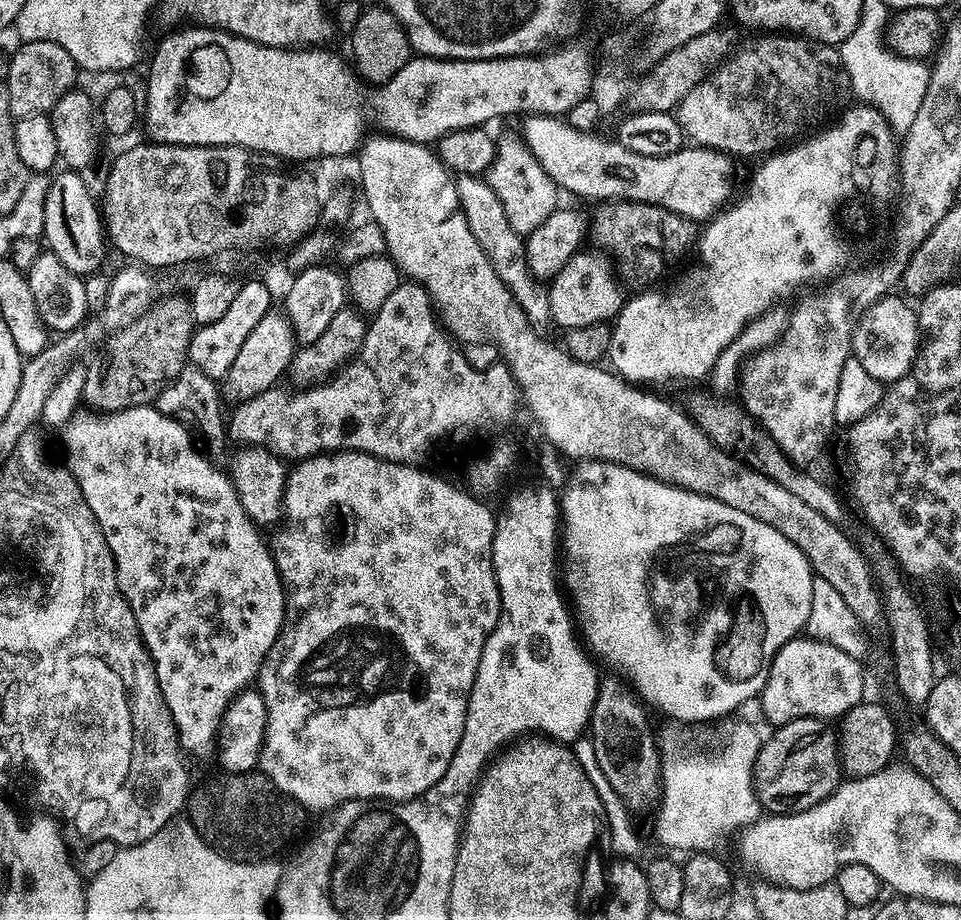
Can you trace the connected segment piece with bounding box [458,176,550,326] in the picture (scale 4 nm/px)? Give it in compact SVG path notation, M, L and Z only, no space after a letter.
M462 176L459 177L458 187L460 208L466 214L466 222L470 222L470 234L478 238L478 246L482 246L486 258L490 258L490 266L494 266L494 274L502 278L502 282L510 290L518 306L522 306L522 310L533 325L540 326L543 320L547 321L550 317L548 290L532 277L530 268L526 266L525 237L517 234L514 226L510 226L506 218L506 210L502 210L502 204L498 202L498 196L483 179L475 176Z

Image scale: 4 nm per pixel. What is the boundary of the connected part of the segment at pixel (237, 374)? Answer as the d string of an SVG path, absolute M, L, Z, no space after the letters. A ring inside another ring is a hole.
M270 310L264 315L262 322L258 322L258 326L250 330L246 342L242 342L242 350L238 350L238 358L234 358L234 363L225 374L222 381L223 399L229 405L237 406L277 387L281 383L280 375L283 372L285 375L291 369L294 355L292 344L294 345L294 333L291 324L279 311Z

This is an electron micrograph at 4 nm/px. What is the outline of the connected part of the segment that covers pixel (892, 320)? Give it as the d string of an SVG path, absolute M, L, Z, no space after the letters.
M889 294L880 297L857 320L852 334L852 355L858 358L858 362L862 362L862 366L866 366L869 374L874 374L874 378L878 378L882 382L891 382L902 378L912 368L912 363L916 360L918 341L921 336L922 333L918 327L918 316L913 305L911 308L906 301L899 300L896 294Z

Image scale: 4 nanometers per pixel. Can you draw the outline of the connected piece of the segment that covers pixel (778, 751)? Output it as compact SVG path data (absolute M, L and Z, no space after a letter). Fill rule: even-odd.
M803 716L792 720L789 724L779 725L773 732L776 733L769 740L767 737L761 743L760 753L752 771L752 785L765 813L787 816L790 812L805 812L840 787L842 783L840 745L837 729L831 723L815 720L813 716Z

